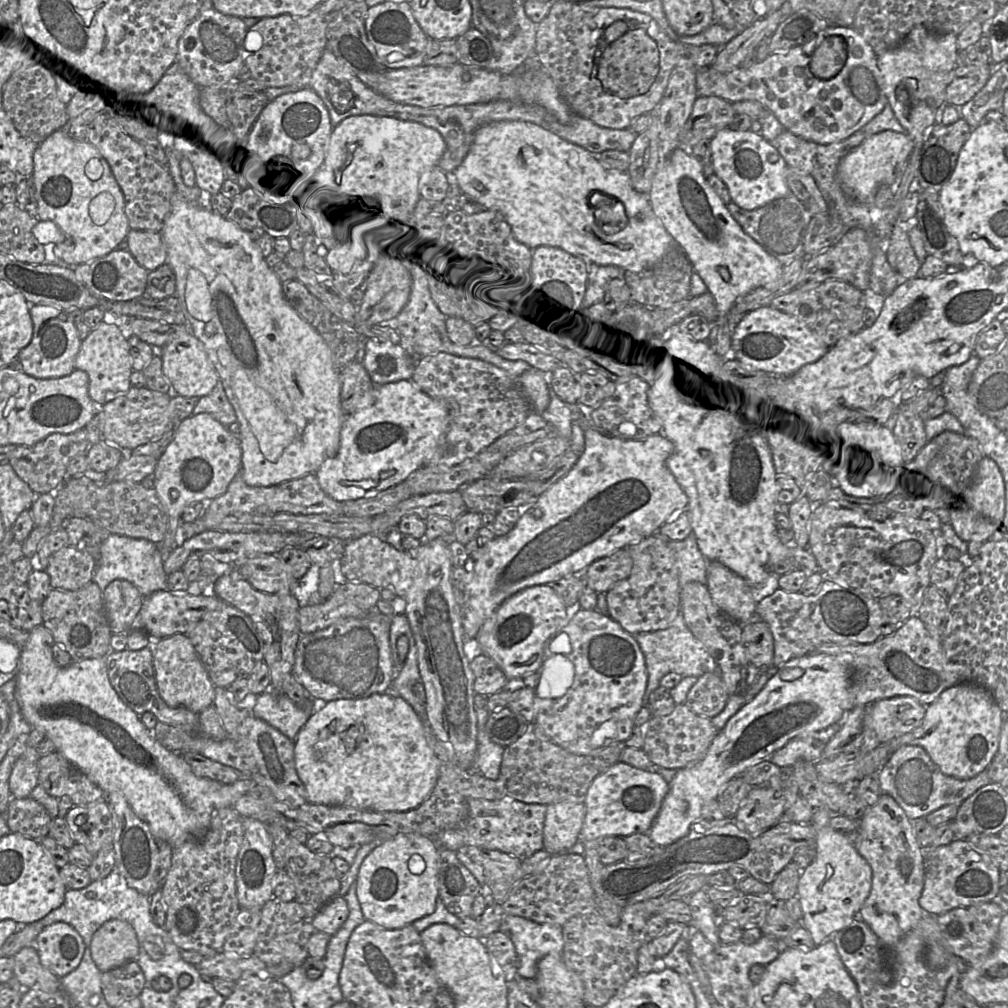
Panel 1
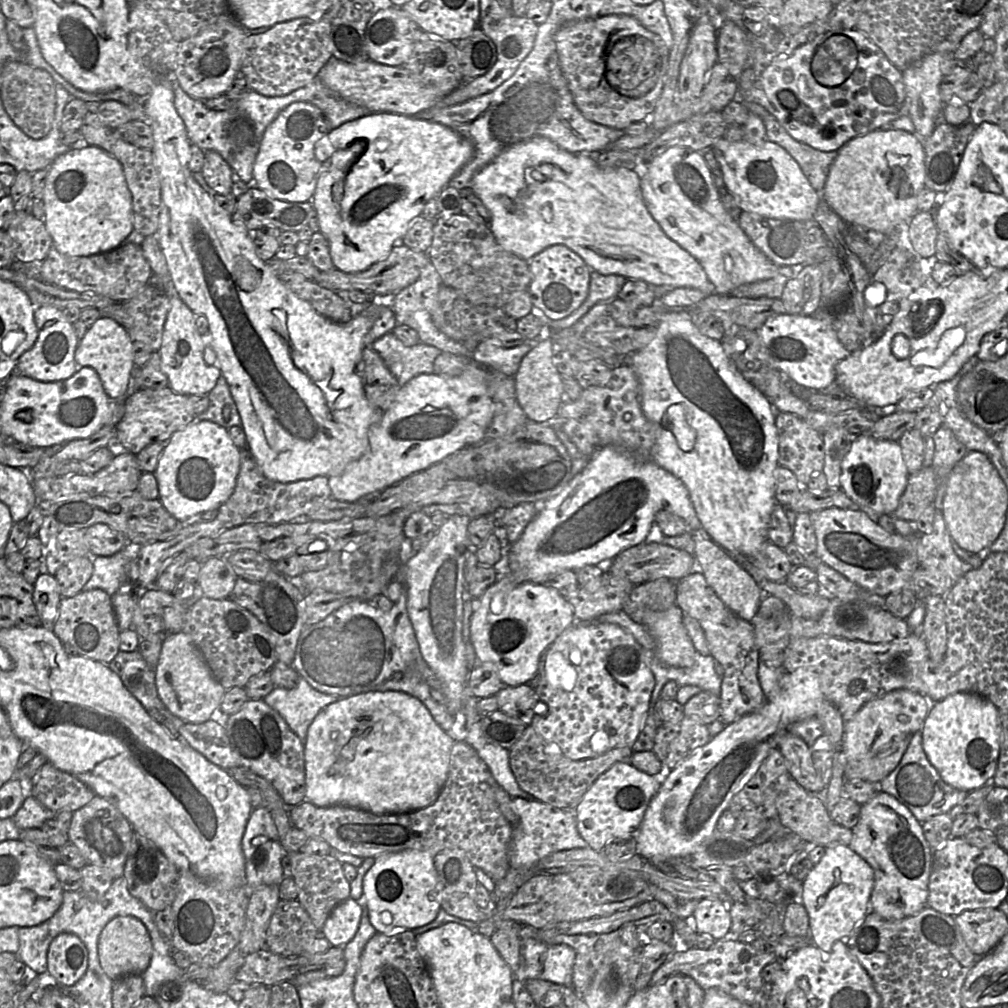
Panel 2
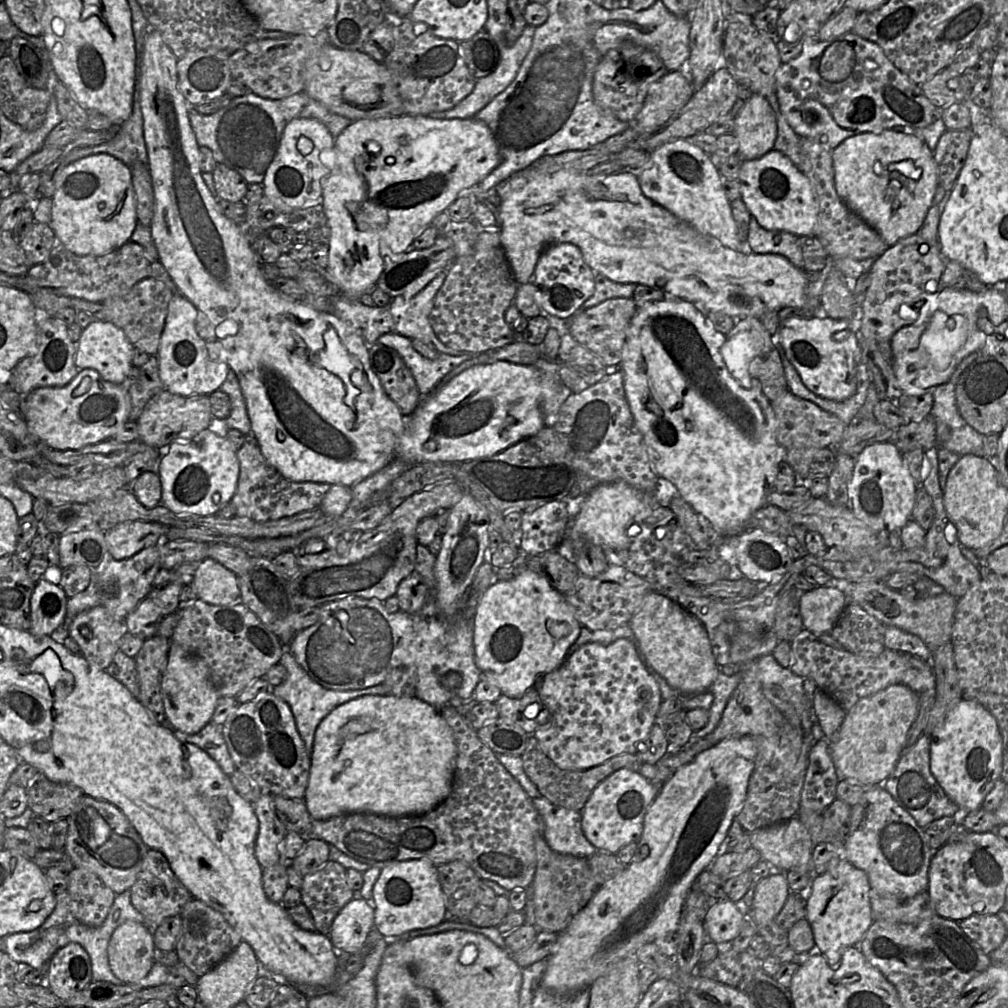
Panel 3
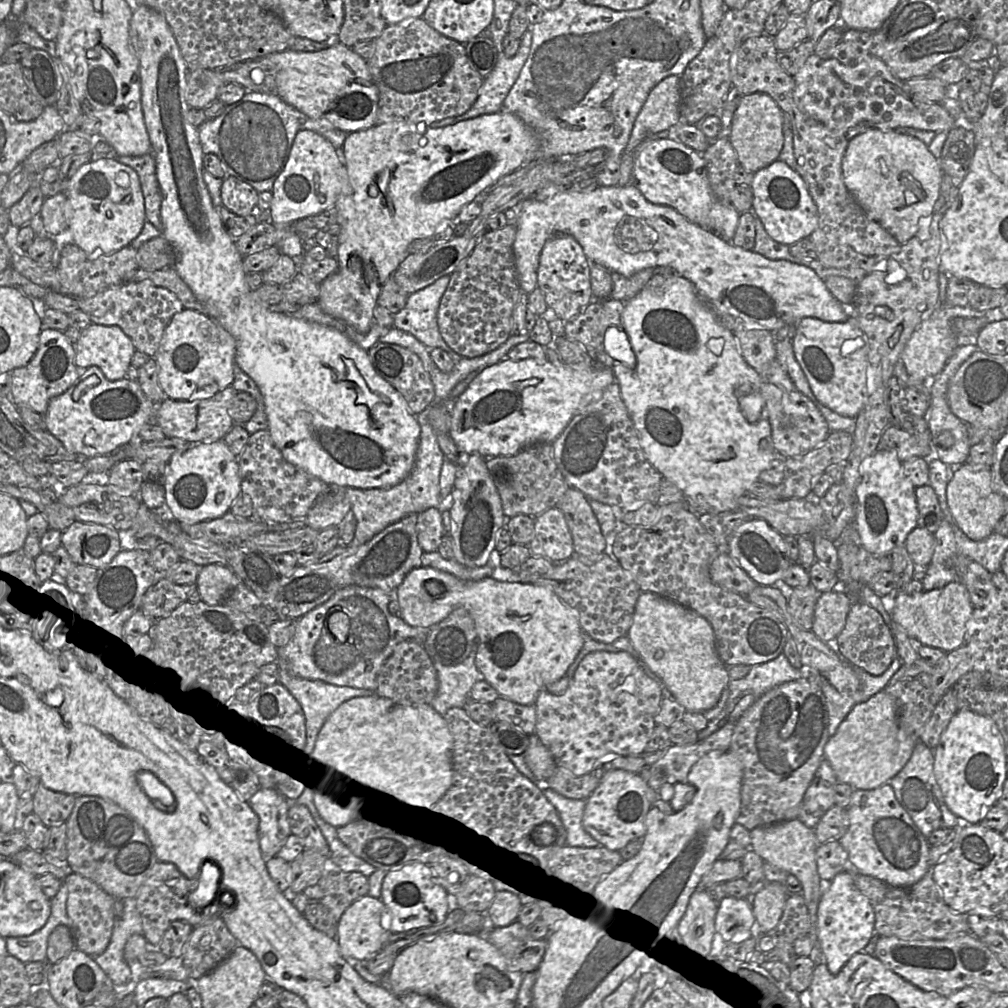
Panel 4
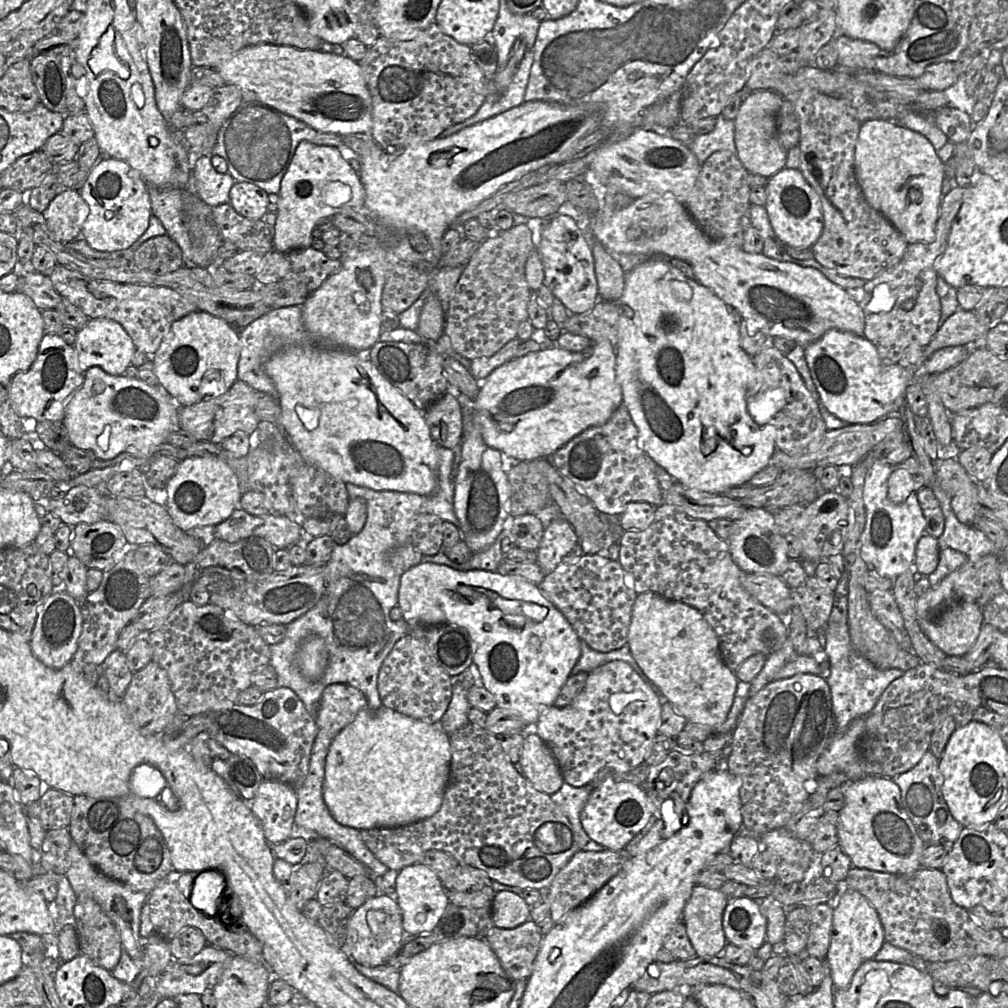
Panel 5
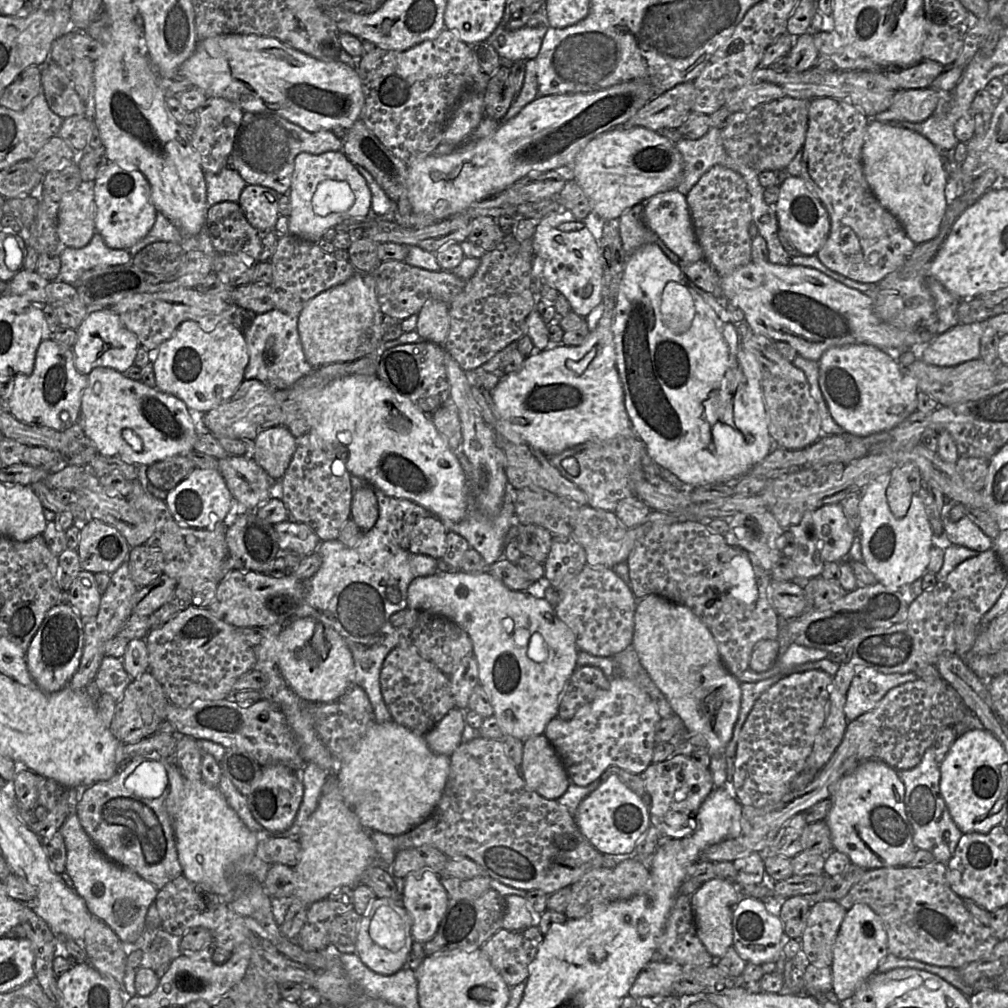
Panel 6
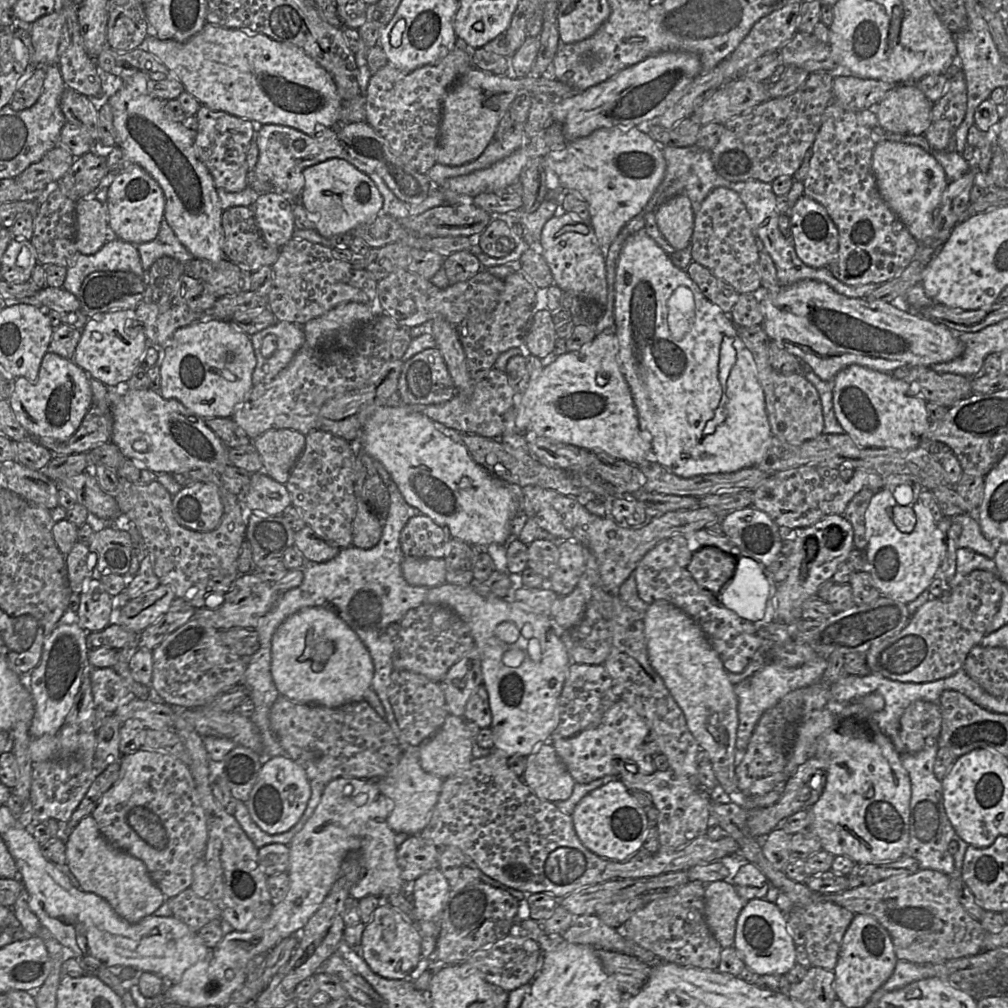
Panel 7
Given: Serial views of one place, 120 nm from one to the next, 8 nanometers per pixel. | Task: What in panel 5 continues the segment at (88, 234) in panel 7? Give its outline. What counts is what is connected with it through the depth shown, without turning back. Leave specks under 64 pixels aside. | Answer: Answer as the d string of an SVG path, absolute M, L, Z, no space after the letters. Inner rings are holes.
M66 189L58 194L43 212L49 229L64 244L81 236L88 214L88 204L74 189Z

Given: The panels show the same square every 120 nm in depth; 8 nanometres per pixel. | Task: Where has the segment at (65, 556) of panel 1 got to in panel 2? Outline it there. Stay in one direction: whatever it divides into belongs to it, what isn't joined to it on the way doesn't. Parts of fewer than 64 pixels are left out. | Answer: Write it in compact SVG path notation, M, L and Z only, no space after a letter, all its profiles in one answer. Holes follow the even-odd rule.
M78 557L60 567L54 575L62 597L80 593L93 573L93 558Z

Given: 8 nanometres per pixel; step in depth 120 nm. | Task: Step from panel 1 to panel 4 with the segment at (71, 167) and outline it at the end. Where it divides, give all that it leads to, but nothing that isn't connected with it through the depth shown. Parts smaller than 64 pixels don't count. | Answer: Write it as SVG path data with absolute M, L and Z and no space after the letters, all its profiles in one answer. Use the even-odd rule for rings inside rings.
M114 158L83 164L70 178L64 216L71 241L90 255L111 254L128 246L146 221L145 201L138 174Z

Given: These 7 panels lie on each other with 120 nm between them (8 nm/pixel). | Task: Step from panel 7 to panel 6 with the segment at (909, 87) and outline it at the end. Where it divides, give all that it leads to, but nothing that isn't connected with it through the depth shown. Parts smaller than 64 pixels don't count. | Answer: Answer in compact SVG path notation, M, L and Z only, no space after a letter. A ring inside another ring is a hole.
M916 88L896 91L888 110L910 122L923 122L935 111L939 92L933 88Z

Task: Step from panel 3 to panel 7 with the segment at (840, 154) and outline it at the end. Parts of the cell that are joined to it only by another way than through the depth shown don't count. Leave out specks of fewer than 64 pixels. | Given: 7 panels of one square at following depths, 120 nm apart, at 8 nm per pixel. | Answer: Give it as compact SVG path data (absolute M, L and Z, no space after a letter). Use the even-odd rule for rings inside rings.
M880 140L873 150L871 173L879 196L910 234L917 241L930 238L934 234L935 212L949 183L941 164L917 145Z

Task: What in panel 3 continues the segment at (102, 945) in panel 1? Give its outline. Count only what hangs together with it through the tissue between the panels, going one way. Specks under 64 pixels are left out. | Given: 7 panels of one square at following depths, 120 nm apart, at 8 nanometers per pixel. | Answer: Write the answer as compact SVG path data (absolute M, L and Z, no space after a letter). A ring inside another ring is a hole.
M135 921L124 922L108 943L111 971L123 984L136 984L150 972L155 948L151 929Z

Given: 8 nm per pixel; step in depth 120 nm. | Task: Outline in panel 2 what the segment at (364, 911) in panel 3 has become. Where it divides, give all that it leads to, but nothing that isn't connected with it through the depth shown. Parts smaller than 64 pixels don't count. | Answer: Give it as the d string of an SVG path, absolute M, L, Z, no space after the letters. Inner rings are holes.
M347 899L340 903L327 918L320 934L332 946L344 948L356 935L362 916L357 900Z

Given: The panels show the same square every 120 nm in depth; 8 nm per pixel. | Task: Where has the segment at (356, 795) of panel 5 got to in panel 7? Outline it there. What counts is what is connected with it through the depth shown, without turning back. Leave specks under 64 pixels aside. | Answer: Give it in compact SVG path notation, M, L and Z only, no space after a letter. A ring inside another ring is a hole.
M403 745L402 756L395 768L386 776L374 781L381 793L393 802L393 809L388 816L388 824L395 833L420 834L430 822L443 781L444 779L423 770L420 764L419 746Z

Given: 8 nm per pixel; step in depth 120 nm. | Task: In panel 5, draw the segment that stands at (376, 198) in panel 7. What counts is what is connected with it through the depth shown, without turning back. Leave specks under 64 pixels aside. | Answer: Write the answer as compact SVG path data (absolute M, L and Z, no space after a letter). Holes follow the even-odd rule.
M301 141L284 174L278 193L279 206L273 228L273 247L281 253L311 247L312 231L322 219L344 211L364 209L364 187L359 174L333 146Z

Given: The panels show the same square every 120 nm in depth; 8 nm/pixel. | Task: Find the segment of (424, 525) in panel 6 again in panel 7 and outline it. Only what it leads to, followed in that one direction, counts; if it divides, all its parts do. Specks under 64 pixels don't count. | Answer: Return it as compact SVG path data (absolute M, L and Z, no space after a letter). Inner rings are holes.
M418 513L411 517L400 534L404 555L444 558L452 537L429 516Z

